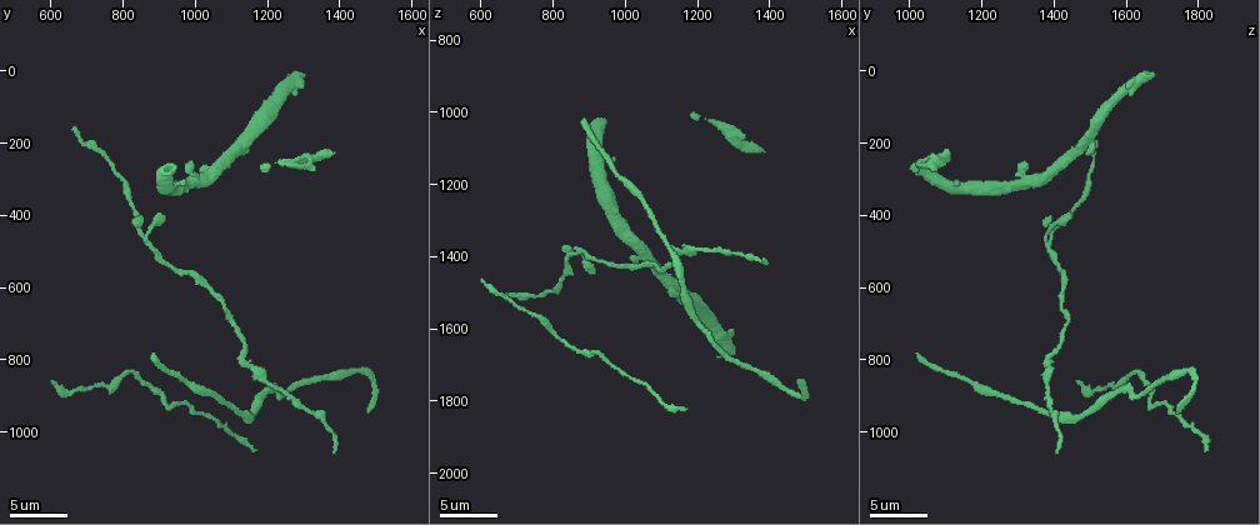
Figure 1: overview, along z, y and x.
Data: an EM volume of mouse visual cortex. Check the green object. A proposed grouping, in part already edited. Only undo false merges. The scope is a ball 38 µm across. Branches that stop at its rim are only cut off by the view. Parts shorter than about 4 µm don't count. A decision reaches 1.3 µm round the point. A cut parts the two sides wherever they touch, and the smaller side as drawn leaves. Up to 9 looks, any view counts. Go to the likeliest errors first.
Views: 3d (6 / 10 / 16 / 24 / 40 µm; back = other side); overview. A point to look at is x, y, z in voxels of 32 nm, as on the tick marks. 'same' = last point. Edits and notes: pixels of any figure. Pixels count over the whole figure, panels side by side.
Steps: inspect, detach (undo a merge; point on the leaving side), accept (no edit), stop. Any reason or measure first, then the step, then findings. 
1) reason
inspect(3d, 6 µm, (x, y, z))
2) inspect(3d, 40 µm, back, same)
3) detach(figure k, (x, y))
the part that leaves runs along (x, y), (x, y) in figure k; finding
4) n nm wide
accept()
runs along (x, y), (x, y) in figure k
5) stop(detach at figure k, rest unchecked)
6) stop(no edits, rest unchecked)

three arms meet
inspect(3d, 10 µm, (860, 460, 1390))

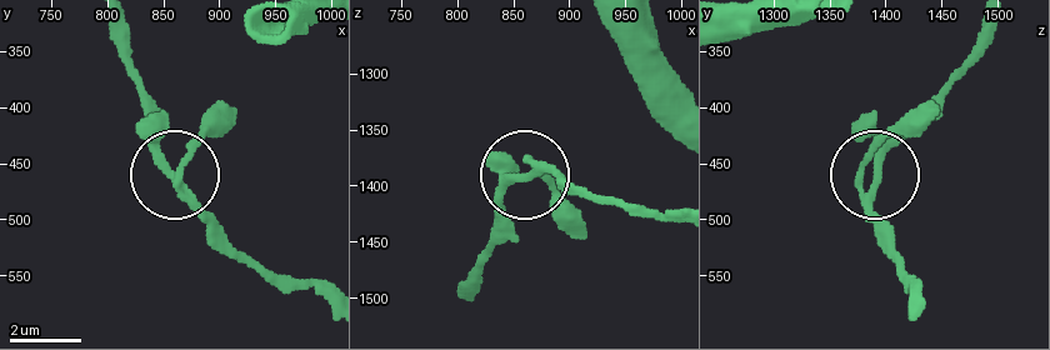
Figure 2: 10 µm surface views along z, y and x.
3 arms
accept()
runs along (326, 300), (273, 283), (201, 210), (163, 156), (141, 106) in figure 2; continuous, no second neuron

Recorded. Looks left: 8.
inspect(3d, 10 µm, (1240, 900, 1620))

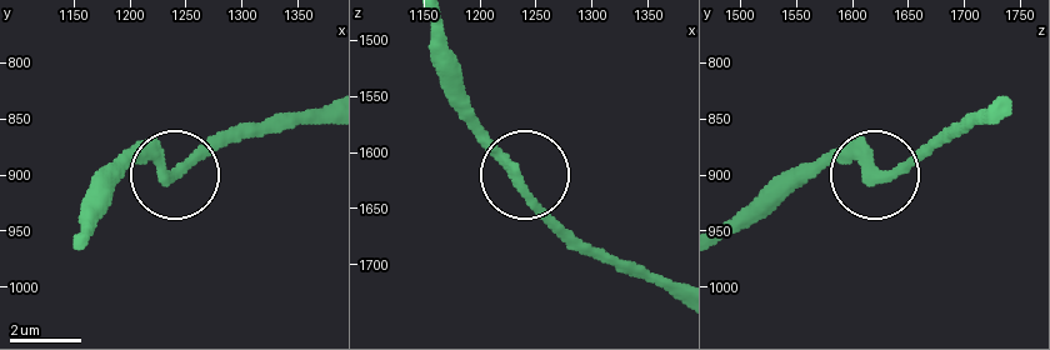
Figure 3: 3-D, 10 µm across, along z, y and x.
inspect(3d, 10 µm, back, (1232, 900, 1628))

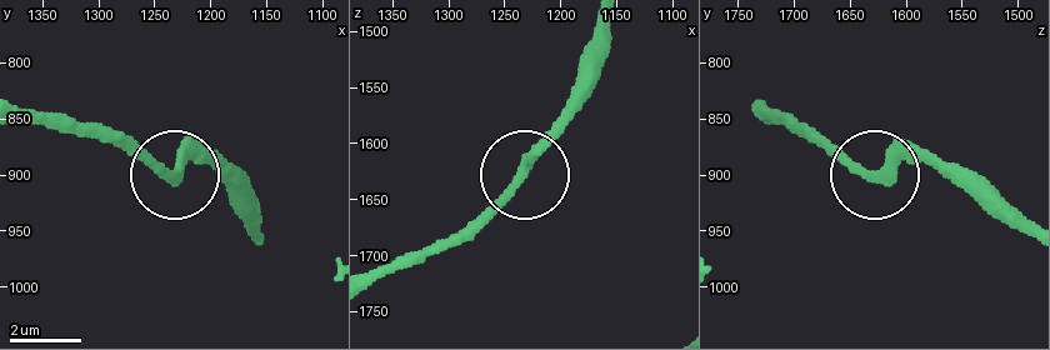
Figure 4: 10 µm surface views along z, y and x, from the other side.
accept()
one neuron here

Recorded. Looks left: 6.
inspect(3d, 16 µm, (1000, 290, 1320))

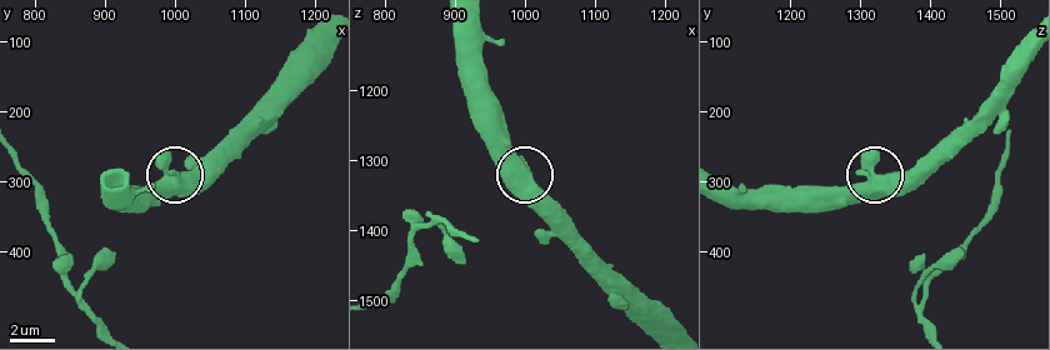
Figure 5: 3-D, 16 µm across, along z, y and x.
accept()
all the same neuron

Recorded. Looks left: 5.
inspect(3d, 6 µm, (1130, 950, 1400))

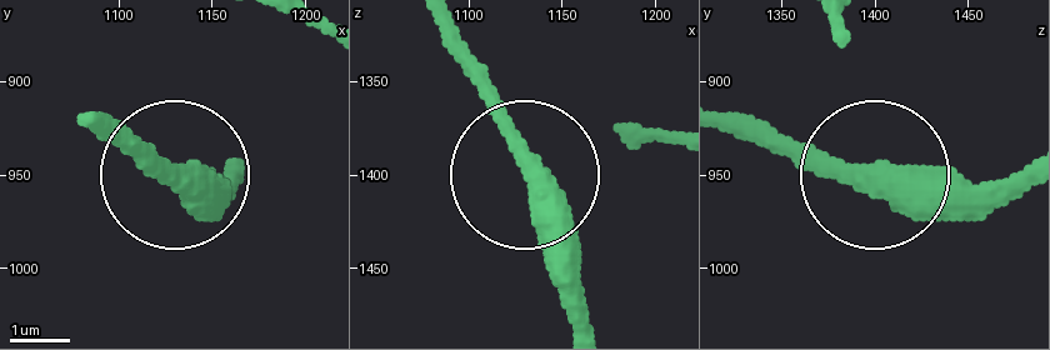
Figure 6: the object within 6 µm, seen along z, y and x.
380 nm wide
accept()
one neuron here

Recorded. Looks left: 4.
stop(no edits, rest unchecked)

